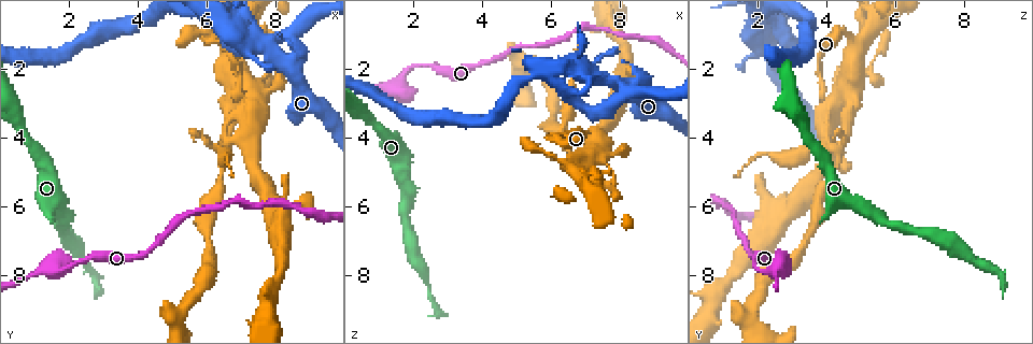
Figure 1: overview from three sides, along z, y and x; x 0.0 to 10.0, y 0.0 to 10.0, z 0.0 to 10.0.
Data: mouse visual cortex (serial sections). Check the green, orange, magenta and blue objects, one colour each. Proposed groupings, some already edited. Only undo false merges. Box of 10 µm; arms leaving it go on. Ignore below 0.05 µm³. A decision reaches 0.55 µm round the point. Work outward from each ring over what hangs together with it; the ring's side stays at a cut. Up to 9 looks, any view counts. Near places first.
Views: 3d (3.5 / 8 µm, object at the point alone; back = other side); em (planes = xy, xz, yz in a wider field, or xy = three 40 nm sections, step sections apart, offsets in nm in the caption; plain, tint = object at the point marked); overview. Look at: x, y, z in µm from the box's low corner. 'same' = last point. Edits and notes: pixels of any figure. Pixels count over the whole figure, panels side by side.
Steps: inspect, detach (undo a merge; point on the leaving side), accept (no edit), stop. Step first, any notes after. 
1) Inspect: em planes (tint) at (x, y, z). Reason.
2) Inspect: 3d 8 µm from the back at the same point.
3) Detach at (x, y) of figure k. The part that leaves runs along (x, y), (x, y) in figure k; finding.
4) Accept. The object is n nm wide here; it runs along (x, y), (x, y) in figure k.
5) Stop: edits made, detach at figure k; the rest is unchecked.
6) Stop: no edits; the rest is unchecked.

Inspect: 3d 3.5 µm at (7.65, 2.75, 4.50). Thick turns thin.

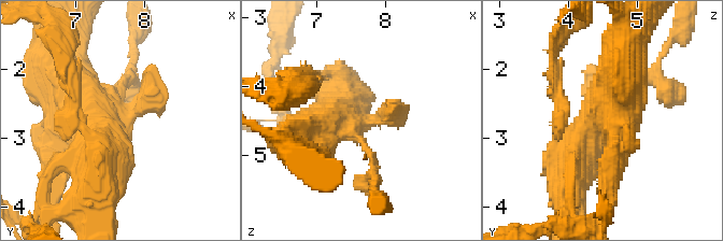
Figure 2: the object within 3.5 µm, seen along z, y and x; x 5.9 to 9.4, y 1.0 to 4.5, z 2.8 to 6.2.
Inspect: em xy step 1 (tint) at (7.60, 2.80, 4.55).

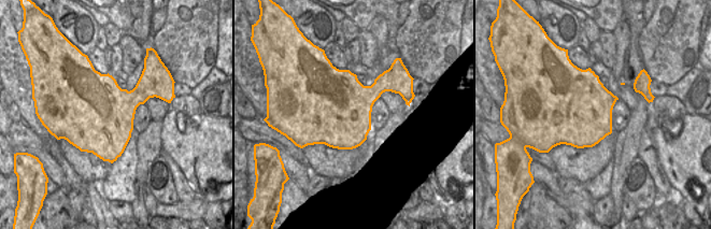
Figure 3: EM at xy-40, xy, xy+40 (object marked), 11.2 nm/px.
Inspect: em xy step 3 (tint) at the same point. Another direction.

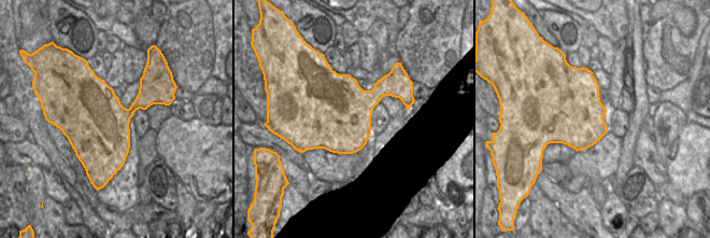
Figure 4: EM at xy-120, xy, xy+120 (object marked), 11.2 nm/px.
Accept. The object is 850 nm wide here; it runs along (555, 121), (619, 154) in figure 2; all the same cell.

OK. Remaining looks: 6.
Inspect: 3d 3.5 µm at (6.40, 4.15, 4.10). Sharp bend.

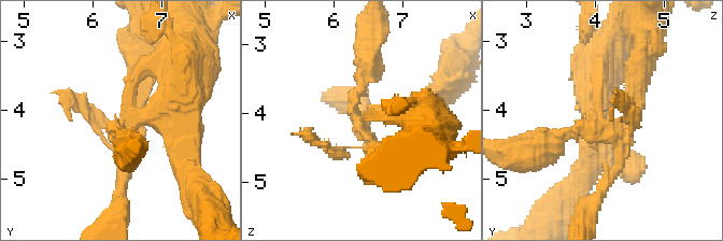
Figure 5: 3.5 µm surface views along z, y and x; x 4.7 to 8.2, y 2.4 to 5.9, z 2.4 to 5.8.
Inspect: em xy step 5 (tint) at (6.40, 4.20, 4.10). The arms are 250, 450 nm wide; need the tissue.

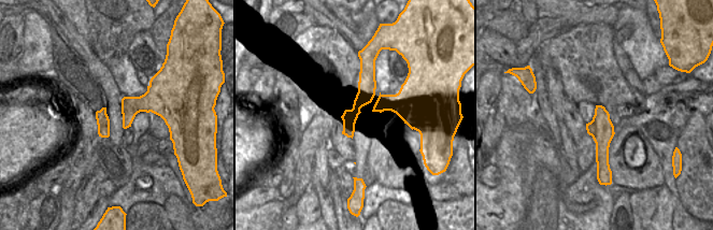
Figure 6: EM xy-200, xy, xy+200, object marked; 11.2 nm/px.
Accept. The object is 200 nm wide here; it runs along (424, 112), (358, 121), (368, 65) in figure 5; all the same cell.

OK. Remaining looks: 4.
Inspect: 3d 3.5 µm at (8.10, 7.55, 1.75). Thick turns thin.

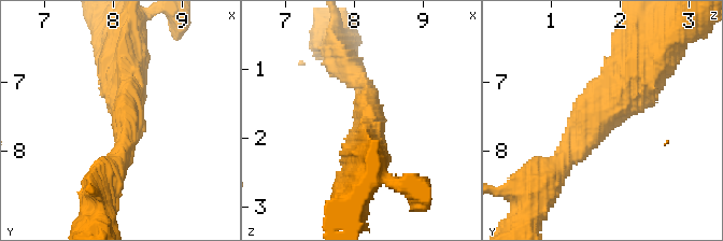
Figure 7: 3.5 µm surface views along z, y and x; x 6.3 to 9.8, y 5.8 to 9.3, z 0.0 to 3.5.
Inspect: em xy step 3 (tint) at (8.10, 7.45, 1.75).

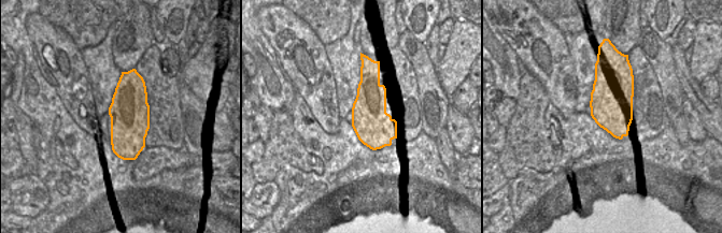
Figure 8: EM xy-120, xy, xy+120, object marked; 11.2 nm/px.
Accept. Continuous, no second cell.

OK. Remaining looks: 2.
Inspect: 3d 3.5 µm at (0.75, 8.05, 2.50). Sudden change in width.

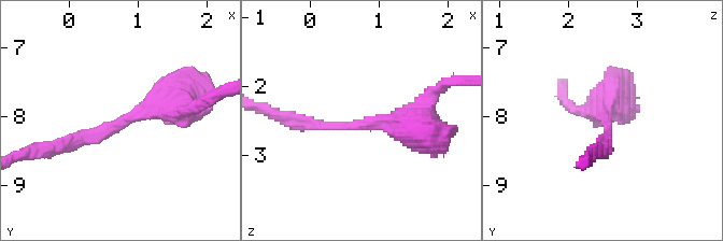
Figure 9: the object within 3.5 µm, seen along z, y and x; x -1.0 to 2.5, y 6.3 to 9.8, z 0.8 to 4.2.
Inspect: em xy step 1 (tint) at (0.70, 8.10, 2.55). The arms are 150, 400 nm wide.

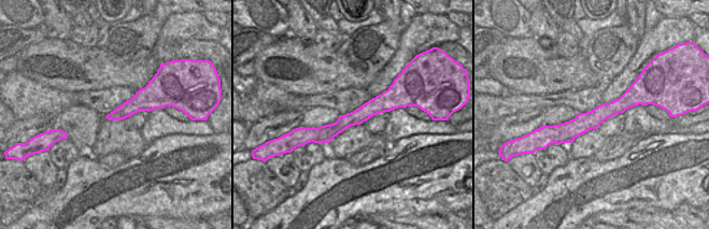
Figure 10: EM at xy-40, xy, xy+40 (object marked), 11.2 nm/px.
Accept. It runs along (182, 110), (150, 107), (70, 150) in figure 9; all the same cell.

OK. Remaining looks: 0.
Stop: no edits; the rest is unchecked.

